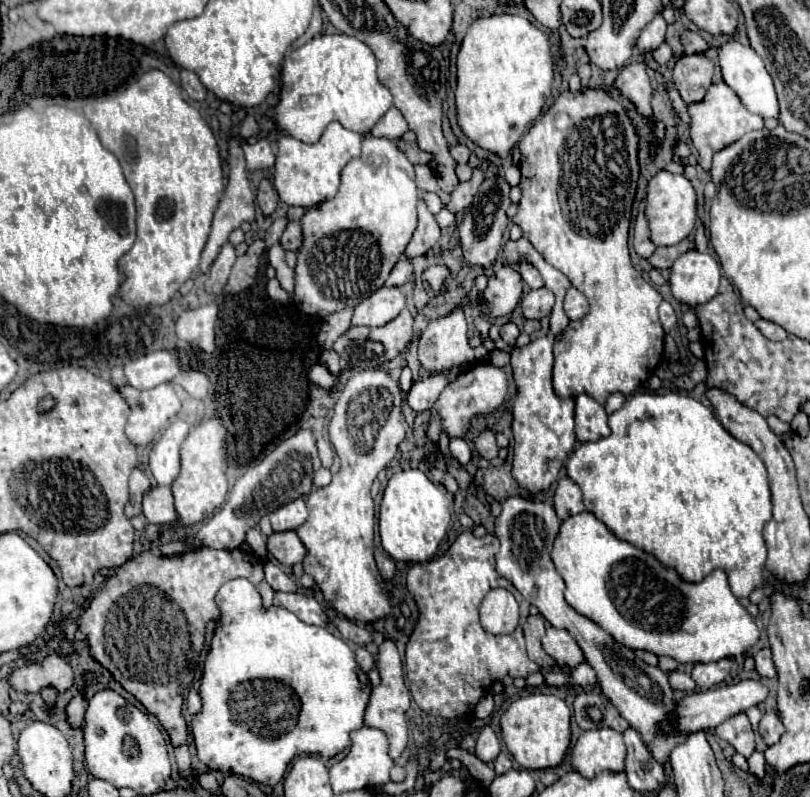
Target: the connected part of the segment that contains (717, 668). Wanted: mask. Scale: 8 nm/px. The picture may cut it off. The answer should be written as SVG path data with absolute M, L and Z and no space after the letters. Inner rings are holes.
M723 658L709 664L695 664L691 676L701 690L707 690L721 684L729 676L729 668L731 668L731 660Z

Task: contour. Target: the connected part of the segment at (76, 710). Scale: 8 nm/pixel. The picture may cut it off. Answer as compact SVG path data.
M75 696L69 704L67 704L67 716L69 716L69 722L73 726L83 726L85 722L85 708L87 708L87 700L83 700L81 696Z

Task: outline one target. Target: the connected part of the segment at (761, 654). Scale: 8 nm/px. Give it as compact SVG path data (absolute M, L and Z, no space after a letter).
M761 648L753 658L755 658L755 670L759 672L759 676L765 676L765 678L775 678L777 676L769 648Z

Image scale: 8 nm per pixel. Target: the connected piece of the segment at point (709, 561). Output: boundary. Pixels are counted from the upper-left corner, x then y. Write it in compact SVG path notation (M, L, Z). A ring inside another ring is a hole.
M669 391L666 394L654 392L631 394L627 398L627 402L623 404L623 408L609 416L609 426L611 426L611 434L607 438L601 438L599 442L581 444L579 448L573 450L573 454L567 462L567 476L581 488L587 512L595 514L601 522L605 522L607 528L617 538L623 538L623 540L647 550L649 554L655 554L655 558L659 558L665 566L675 566L675 570L679 570L679 574L683 574L683 578L687 578L687 582L701 582L711 570L723 568L727 572L729 586L737 598L749 596L755 588L761 588L765 556L767 556L767 548L765 548L765 540L763 540L763 526L771 520L771 494L769 494L767 470L765 470L763 460L747 444L735 440L717 422L717 418L713 416L713 412L707 406L703 406L699 400L695 400L689 395L678 394L676 391Z

